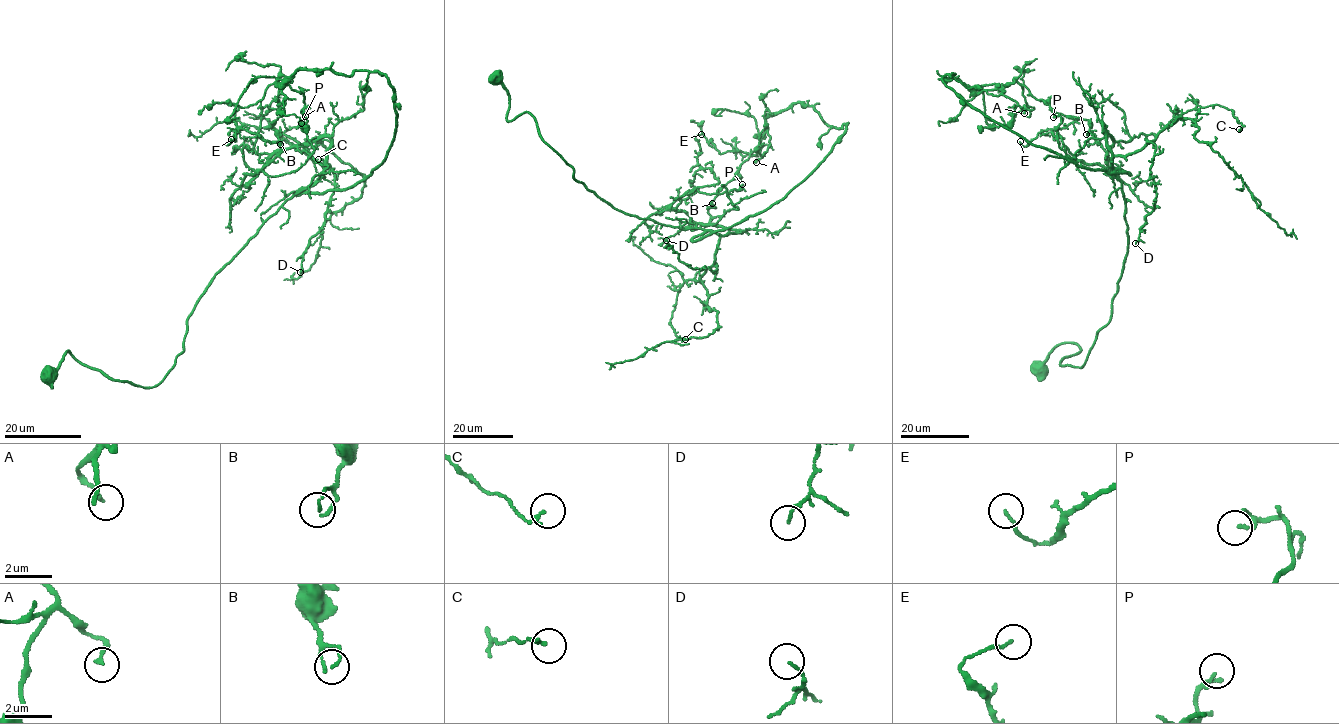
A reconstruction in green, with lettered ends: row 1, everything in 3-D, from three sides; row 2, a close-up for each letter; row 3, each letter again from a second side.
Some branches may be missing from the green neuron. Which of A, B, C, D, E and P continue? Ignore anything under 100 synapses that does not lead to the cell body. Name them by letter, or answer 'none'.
none

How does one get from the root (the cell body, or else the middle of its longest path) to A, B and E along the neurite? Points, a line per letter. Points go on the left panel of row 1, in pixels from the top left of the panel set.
A: (49, 379), (162, 380), (398, 117), (296, 69), (305, 116)
B: (49, 379), (67, 351), (162, 380), (195, 302), (282, 204), (380, 166), (390, 81), (279, 76), (280, 144)
E: (49, 379), (67, 351), (162, 380), (214, 275), (331, 141), (278, 150), (245, 185), (280, 146), (231, 139)

